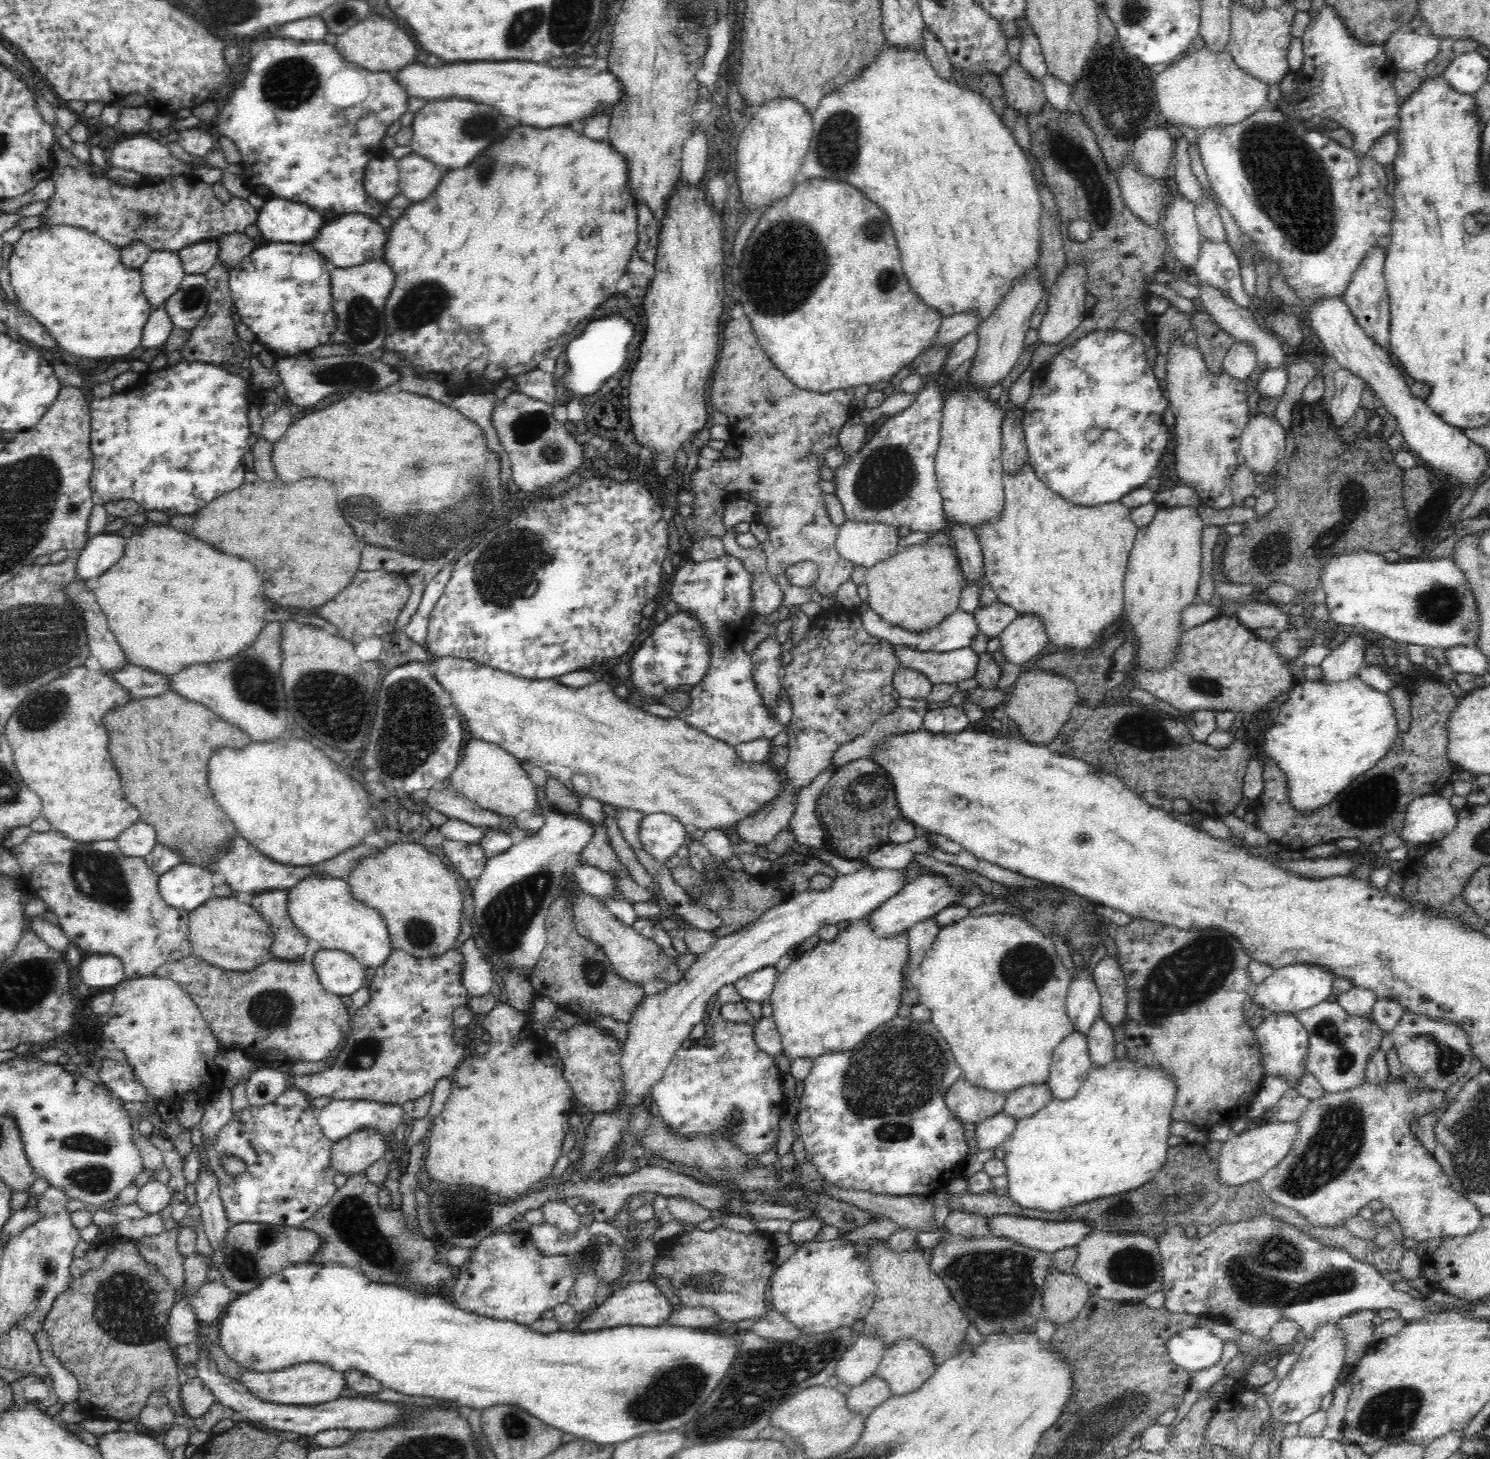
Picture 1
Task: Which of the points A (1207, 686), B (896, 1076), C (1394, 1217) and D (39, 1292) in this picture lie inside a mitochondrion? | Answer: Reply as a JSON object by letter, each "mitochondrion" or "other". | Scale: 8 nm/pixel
{"A":"mitochondrion","B":"mitochondrion","C":"other","D":"mitochondrion"}

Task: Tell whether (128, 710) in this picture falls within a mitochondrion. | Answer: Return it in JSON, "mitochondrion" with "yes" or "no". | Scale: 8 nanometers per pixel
{"mitochondrion":"no"}

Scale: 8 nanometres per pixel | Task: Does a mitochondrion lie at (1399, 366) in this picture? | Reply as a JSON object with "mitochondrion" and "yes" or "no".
{"mitochondrion":"no"}

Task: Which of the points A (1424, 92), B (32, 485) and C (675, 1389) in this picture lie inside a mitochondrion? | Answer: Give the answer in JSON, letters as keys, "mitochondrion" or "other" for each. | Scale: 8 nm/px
{"A":"other","B":"mitochondrion","C":"mitochondrion"}

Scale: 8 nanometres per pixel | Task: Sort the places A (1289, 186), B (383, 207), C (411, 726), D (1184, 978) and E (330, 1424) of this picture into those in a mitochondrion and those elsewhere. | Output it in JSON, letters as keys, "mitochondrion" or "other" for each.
{"A":"mitochondrion","B":"other","C":"mitochondrion","D":"mitochondrion","E":"other"}

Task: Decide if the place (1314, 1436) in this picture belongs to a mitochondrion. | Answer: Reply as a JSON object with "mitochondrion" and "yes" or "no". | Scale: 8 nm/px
{"mitochondrion":"no"}

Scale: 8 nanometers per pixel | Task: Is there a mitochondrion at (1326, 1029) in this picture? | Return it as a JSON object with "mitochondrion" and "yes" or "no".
{"mitochondrion":"yes"}

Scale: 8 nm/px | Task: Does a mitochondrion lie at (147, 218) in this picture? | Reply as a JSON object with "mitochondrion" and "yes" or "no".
{"mitochondrion":"yes"}

